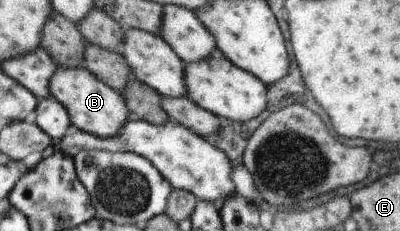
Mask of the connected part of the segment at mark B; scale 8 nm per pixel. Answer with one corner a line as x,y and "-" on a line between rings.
59,66
52,75
49,87
51,94
66,107
72,125
84,132
100,135
100,138
114,138
125,122
132,117
122,92
108,86
103,79
99,79
84,66

